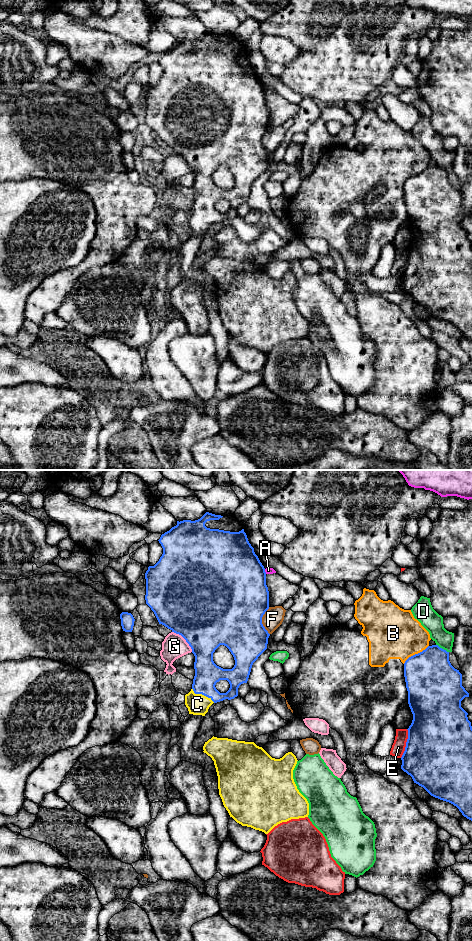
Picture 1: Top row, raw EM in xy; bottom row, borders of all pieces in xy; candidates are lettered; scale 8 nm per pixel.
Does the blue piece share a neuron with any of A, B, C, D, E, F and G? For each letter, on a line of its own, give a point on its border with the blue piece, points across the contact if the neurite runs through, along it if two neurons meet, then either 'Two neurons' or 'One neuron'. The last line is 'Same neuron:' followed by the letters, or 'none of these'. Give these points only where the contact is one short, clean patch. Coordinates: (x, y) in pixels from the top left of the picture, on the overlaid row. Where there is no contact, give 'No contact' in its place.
A: Touches blue at xy (264, 571). Two neurons
B: Touches blue at xy (415, 654). Two neurons
C: Touches blue at xy (202, 694). Path across: xy (207, 673), (202, 694), (197, 704). One neuron
D: Touches blue at xy (441, 648). Two neurons
E: Touches blue at xy (406, 743). Two neurons
F: Touches blue at xy (261, 621). Two neurons
G: Touches blue at xy (184, 638). Two neurons
Same neuron: C

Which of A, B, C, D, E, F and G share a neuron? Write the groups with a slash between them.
A / B / C / D / E / F / G

